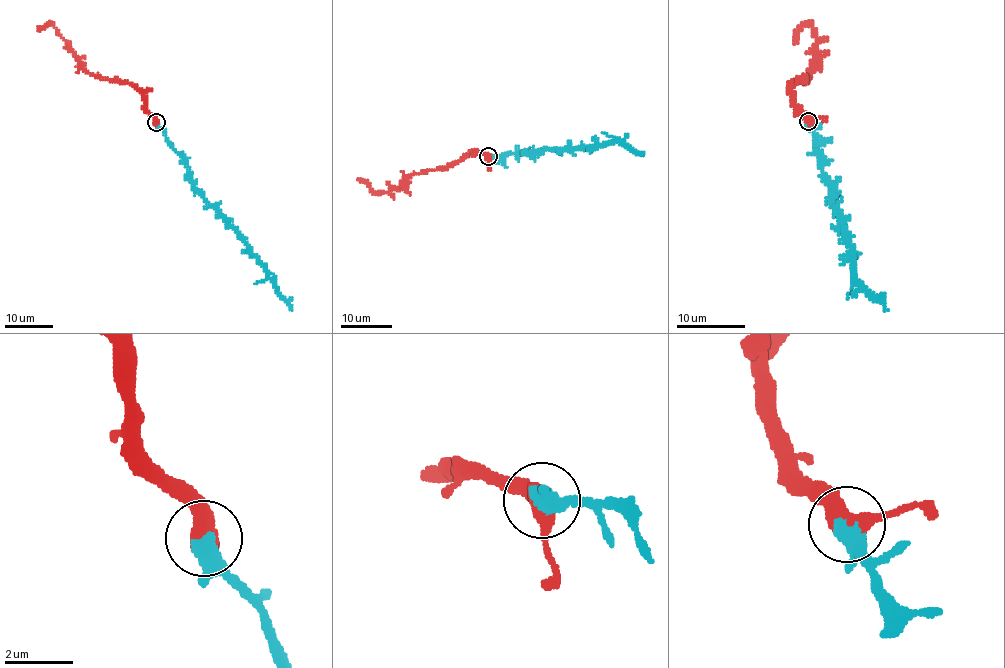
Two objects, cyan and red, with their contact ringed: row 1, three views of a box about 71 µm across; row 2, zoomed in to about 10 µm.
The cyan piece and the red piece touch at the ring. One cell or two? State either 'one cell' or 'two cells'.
one cell

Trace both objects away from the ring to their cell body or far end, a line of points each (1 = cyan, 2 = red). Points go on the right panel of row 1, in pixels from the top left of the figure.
1: (808, 122), (823, 180), (849, 248), (854, 280), (885, 308)
2: (808, 120), (794, 106), (791, 86), (801, 78), (807, 82), (816, 55), (815, 29), (804, 25), (793, 43)

